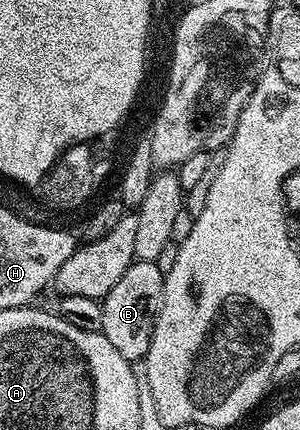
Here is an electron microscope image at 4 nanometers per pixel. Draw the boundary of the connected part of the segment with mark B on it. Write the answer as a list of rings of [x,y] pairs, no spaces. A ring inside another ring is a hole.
[[[135,259],[134,263],[124,270],[120,282],[108,290],[108,294],[102,299],[102,335],[120,350],[125,360],[138,362],[145,357],[150,339],[154,333],[154,318],[158,315],[158,306],[162,298],[162,281],[164,273],[160,266],[153,260]]]

